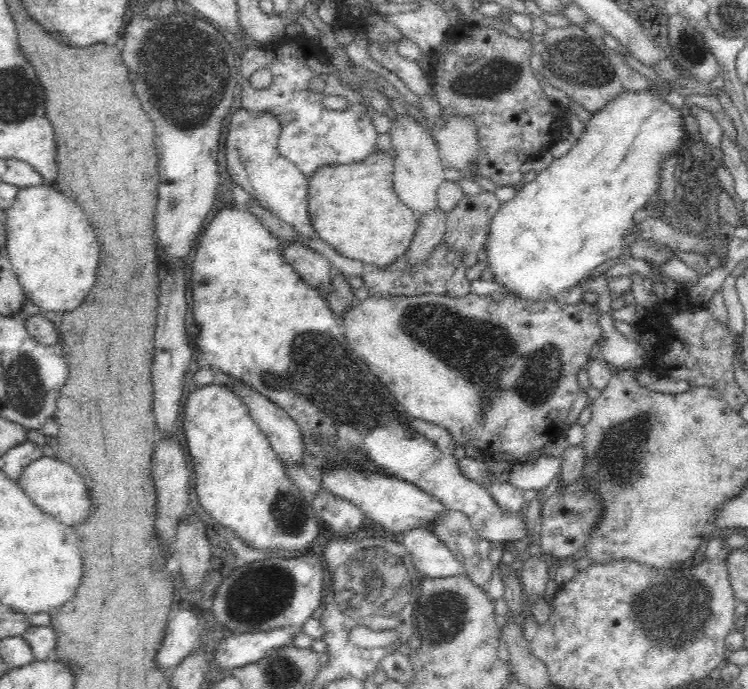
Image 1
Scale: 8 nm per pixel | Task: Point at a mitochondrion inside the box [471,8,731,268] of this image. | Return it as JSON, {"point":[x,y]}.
{"point":[692,47]}

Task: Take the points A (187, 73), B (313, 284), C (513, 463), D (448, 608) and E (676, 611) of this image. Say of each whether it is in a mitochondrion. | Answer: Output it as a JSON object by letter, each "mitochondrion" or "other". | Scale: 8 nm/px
{"A":"mitochondrion","B":"other","C":"other","D":"mitochondrion","E":"mitochondrion"}

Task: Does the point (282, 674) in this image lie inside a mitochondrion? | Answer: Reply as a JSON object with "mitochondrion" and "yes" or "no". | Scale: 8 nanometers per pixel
{"mitochondrion":"yes"}

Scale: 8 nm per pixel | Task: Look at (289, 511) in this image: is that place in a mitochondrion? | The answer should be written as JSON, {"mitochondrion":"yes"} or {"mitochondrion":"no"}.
{"mitochondrion":"yes"}

